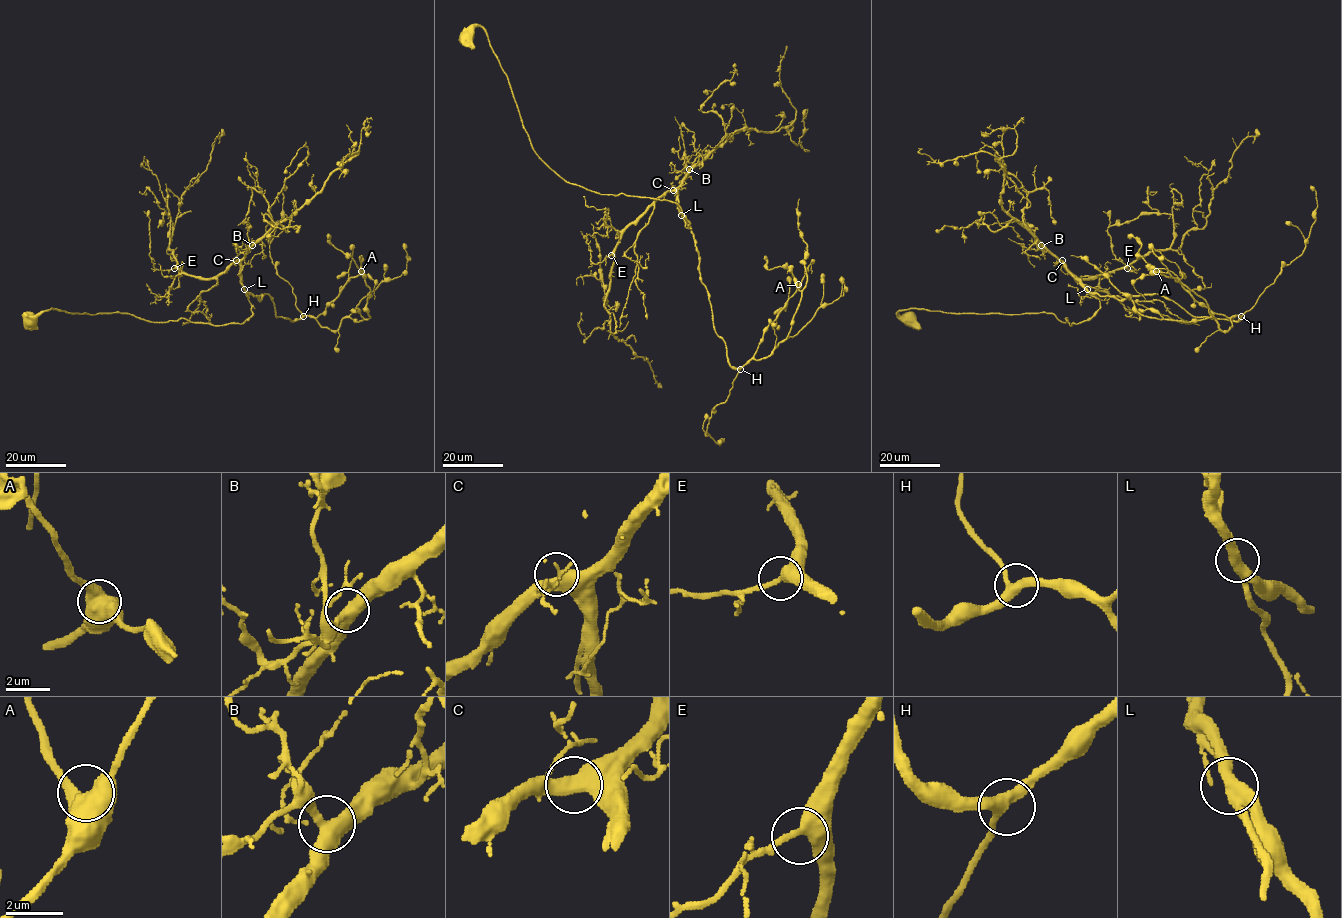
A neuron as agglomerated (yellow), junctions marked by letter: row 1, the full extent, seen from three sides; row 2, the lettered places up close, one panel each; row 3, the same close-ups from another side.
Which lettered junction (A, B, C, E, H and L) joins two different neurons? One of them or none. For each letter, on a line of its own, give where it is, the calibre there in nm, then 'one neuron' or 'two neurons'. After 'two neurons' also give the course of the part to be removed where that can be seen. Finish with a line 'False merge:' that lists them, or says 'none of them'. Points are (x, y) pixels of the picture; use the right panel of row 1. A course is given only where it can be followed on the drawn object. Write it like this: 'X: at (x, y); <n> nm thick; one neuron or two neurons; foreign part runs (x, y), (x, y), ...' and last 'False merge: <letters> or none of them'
A: at (1156, 271); 600 nm thick; one neuron
B: at (1041, 245); 440 nm thick; one neuron
C: at (1062, 260); 550 nm thick; one neuron
E: at (1127, 268); 440 nm thick; one neuron
H: at (1241, 316); 360 nm thick; one neuron
L: at (1087, 289); 500 nm thick; one neuron
False merge: none of them

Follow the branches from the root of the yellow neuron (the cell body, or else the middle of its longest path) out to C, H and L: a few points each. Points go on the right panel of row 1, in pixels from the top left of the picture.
C: (910, 317), (898, 312), (1049, 312), (1071, 325), (1088, 320), (1099, 300), (1062, 260)
H: (910, 317), (898, 312), (1049, 312), (1071, 325), (1095, 313), (1096, 294), (1158, 294), (1194, 316), (1241, 316)
L: (910, 317), (898, 312), (1049, 312), (1071, 325), (1088, 320), (1099, 307), (1087, 289)

